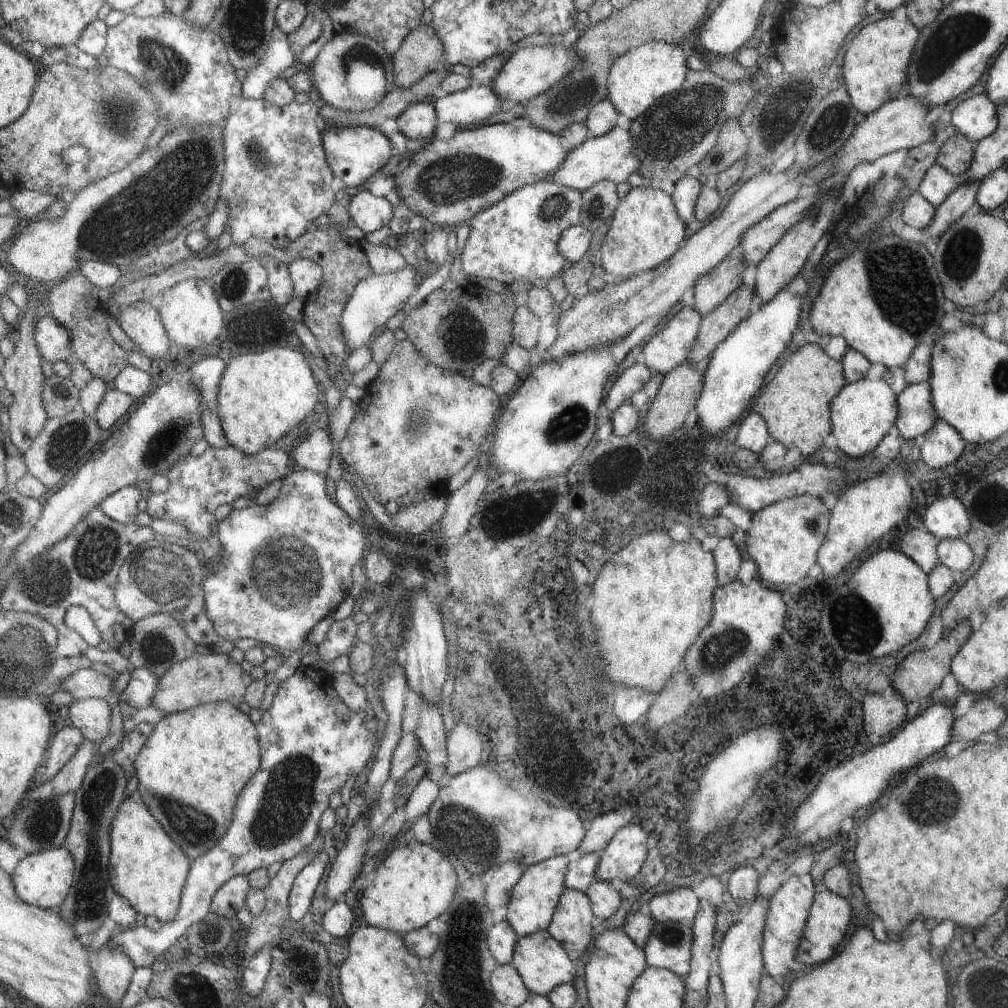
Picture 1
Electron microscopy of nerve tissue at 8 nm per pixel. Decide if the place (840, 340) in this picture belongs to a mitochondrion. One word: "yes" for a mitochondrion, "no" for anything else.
no

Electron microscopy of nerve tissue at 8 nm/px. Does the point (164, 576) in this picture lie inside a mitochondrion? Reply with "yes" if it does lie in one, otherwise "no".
yes

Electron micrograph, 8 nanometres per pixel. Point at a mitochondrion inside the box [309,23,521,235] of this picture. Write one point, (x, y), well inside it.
(461, 179)

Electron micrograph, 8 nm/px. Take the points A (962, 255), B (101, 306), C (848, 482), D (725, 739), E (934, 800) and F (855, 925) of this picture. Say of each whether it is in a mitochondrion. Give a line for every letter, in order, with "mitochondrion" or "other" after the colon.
A: mitochondrion
B: other
C: other
D: other
E: mitochondrion
F: other

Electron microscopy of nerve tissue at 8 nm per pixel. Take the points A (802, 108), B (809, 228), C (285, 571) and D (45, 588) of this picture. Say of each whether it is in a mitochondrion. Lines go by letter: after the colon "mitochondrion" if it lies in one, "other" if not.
A: mitochondrion
B: other
C: mitochondrion
D: mitochondrion

